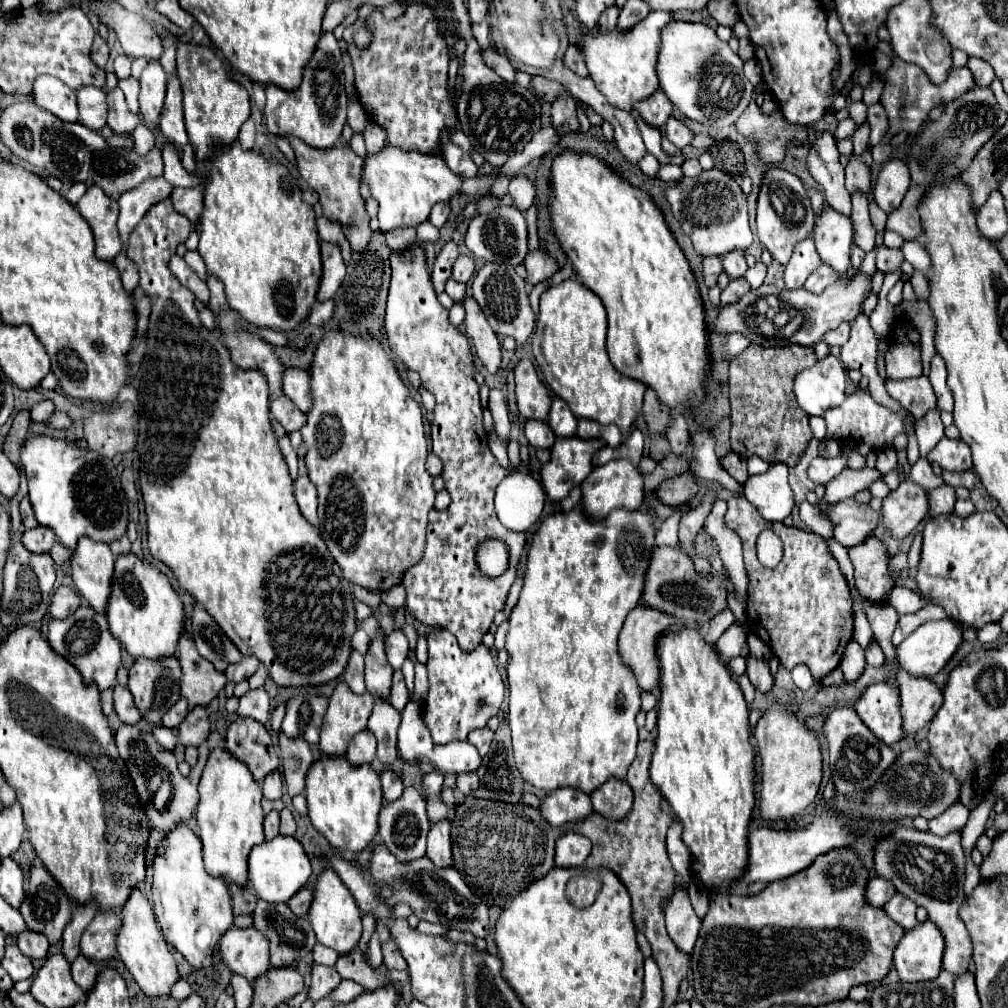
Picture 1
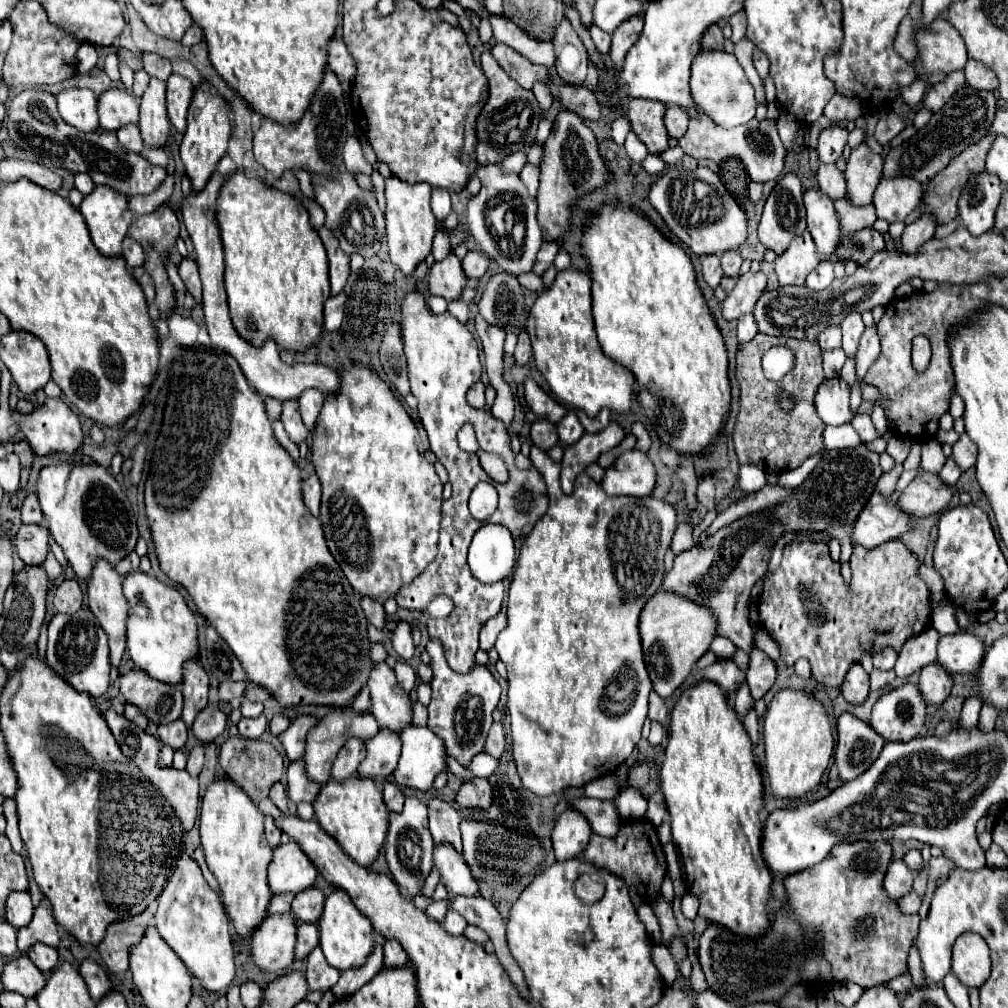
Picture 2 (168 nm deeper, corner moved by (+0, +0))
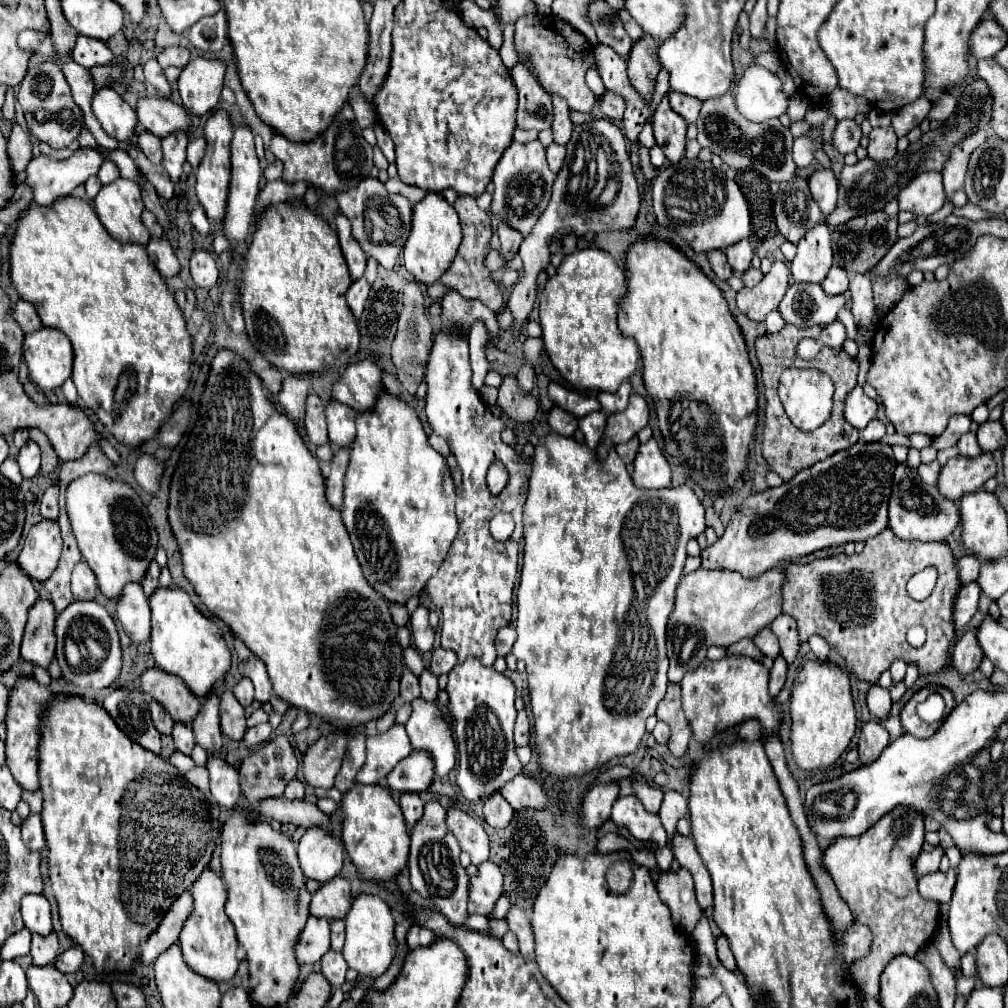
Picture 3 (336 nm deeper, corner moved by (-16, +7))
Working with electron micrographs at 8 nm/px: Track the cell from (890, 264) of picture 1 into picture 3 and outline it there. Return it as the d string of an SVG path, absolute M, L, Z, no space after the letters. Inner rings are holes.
M870 212L858 218L852 218L846 224L840 224L832 230L832 248L834 248L834 262L848 270L848 272L856 272L856 274L864 274L870 272L880 260L882 256L892 248L892 244L898 240L896 236L896 226L898 220L890 218L886 212Z

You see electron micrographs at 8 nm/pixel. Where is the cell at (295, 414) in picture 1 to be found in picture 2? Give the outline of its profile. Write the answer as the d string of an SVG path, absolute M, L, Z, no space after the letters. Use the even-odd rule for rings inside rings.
M296 399L284 401L284 405L282 405L282 423L284 423L286 433L290 435L290 439L292 439L296 445L300 445L302 441L308 439L308 429L306 429L304 423L302 423L300 407L298 407L298 401L296 401Z

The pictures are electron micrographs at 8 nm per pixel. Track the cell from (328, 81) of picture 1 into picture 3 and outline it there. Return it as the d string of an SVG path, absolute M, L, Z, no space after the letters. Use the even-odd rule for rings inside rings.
M350 102L344 104L344 108L334 116L332 124L314 140L310 142L292 142L282 134L274 134L270 142L270 150L284 164L284 180L298 182L306 180L316 188L322 188L324 192L340 192L350 190L360 184L360 180L370 176L372 170L372 146L364 140L362 128L356 122L354 110Z

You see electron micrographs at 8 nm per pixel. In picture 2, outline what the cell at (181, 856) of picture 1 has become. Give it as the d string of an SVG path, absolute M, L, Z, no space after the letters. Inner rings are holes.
M186 853L176 861L176 869L158 897L156 927L162 939L172 947L172 951L182 959L190 973L202 981L204 989L218 993L230 987L234 979L234 951L230 937L230 919L224 913L218 893L214 893L194 859Z

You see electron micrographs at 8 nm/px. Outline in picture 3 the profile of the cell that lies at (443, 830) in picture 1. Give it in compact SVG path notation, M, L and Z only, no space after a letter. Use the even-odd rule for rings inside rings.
M484 862L478 866L476 876L468 884L468 912L470 914L490 914L494 902L502 894L502 874L494 862Z

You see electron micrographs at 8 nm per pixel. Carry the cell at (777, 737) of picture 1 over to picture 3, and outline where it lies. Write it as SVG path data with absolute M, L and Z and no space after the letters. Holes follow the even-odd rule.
M808 660L792 684L790 696L790 748L800 770L832 766L848 748L856 732L856 710L846 672L830 662Z

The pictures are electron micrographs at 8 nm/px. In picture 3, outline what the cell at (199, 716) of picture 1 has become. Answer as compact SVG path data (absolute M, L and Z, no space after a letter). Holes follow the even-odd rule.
M230 690L220 694L220 726L224 736L230 740L242 740L246 732L246 710L240 706L240 702L236 702Z

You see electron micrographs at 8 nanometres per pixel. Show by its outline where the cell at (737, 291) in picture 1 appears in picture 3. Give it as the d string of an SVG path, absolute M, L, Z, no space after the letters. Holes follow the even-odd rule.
M774 262L760 284L756 284L754 288L742 288L738 292L738 310L756 322L762 322L766 314L776 310L780 300L784 298L788 290L788 274L790 270L784 262Z

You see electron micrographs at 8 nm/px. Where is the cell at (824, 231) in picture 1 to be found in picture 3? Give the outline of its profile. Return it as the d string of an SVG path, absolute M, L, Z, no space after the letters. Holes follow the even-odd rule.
M820 168L808 178L808 184L812 198L818 202L822 214L832 214L832 210L836 210L838 206L838 180L834 172Z

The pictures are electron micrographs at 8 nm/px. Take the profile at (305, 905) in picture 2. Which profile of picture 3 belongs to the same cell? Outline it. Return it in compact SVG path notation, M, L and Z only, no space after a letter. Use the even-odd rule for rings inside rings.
M342 876L332 878L330 882L322 884L314 894L310 902L310 914L318 918L344 918L348 912L348 906L352 904L352 894L350 894L350 884Z

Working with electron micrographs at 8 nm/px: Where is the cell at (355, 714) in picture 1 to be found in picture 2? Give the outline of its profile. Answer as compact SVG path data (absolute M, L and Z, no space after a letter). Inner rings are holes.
M350 707L348 709L334 709L332 713L328 713L316 727L312 727L308 731L308 737L306 737L304 763L306 763L308 779L314 781L314 783L324 785L330 779L332 761L336 759L336 753L346 743L346 739L350 739L350 737L368 739L368 737L374 737L378 731L380 731L380 725L372 717L372 713L354 713Z

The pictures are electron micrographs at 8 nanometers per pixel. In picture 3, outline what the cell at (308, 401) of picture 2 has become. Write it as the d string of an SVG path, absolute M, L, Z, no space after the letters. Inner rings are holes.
M330 400L326 406L330 442L334 442L338 446L348 446L356 436L354 418L356 418L356 410L352 410L350 406L344 406L342 402Z

